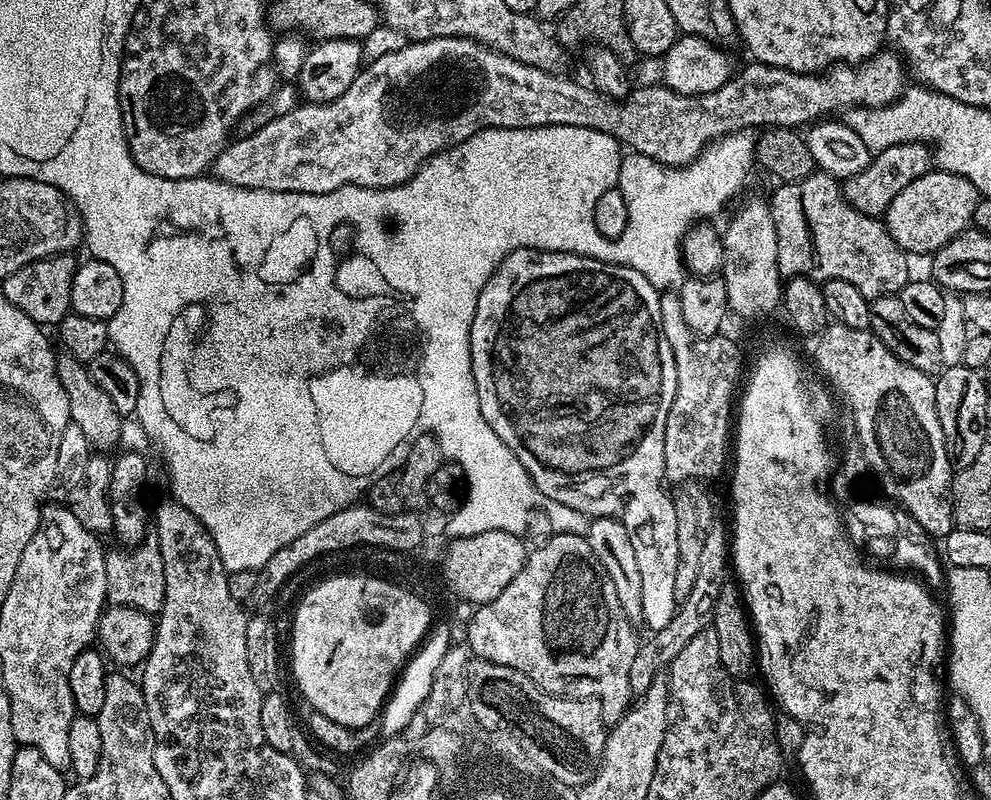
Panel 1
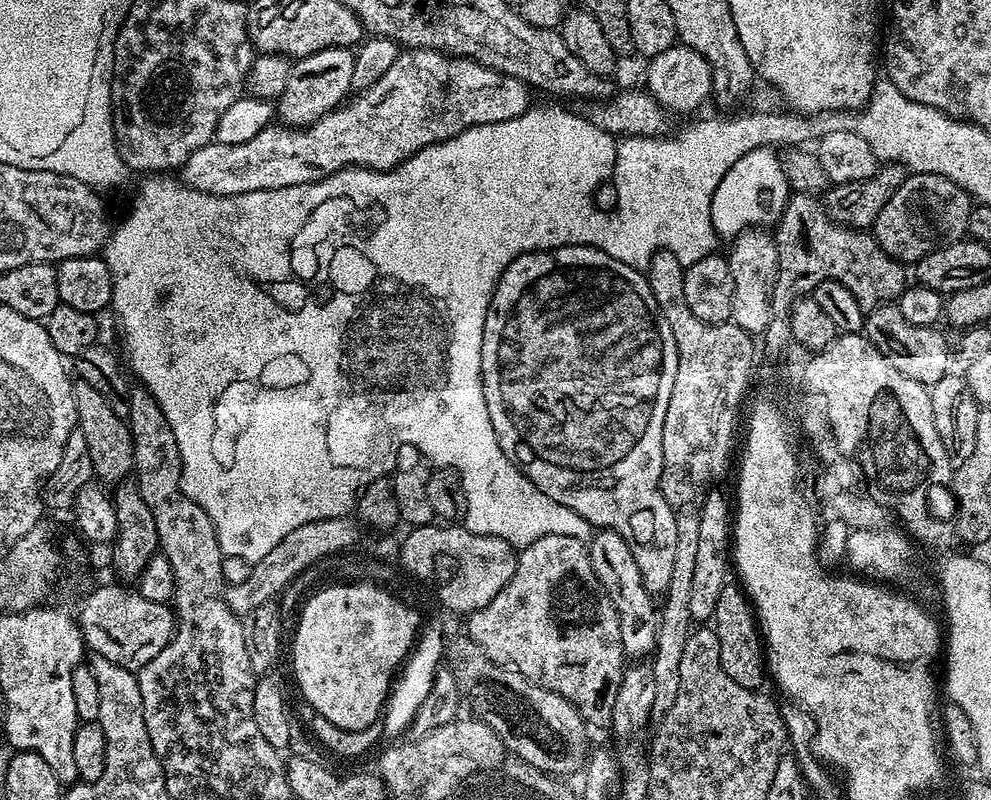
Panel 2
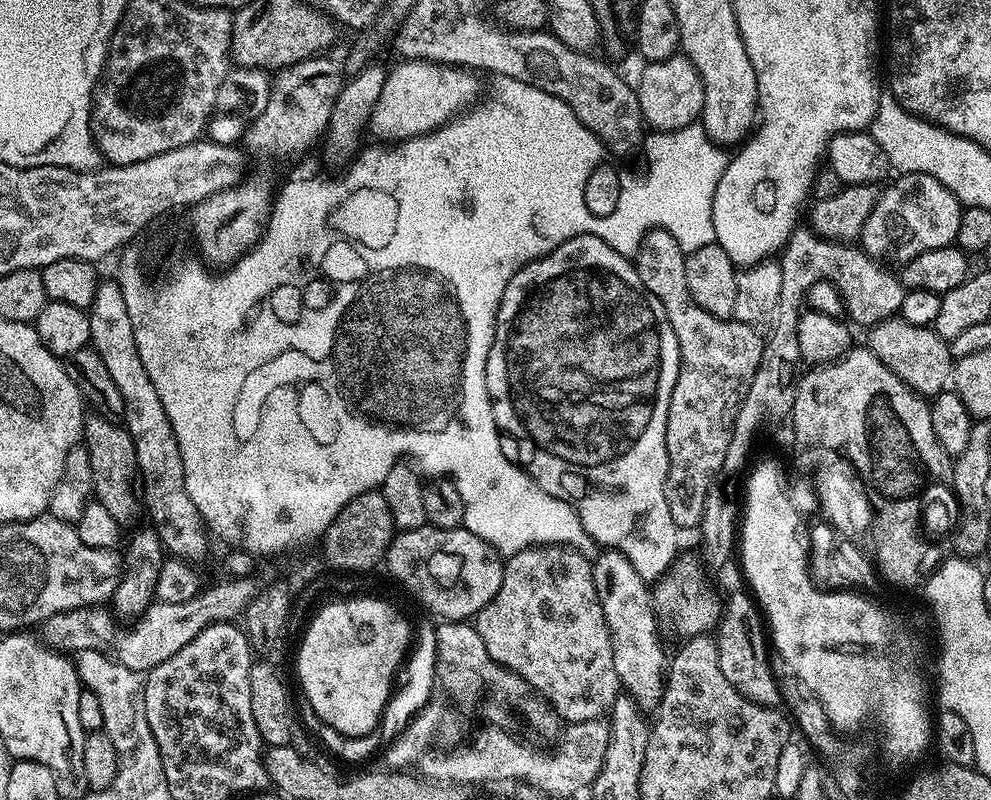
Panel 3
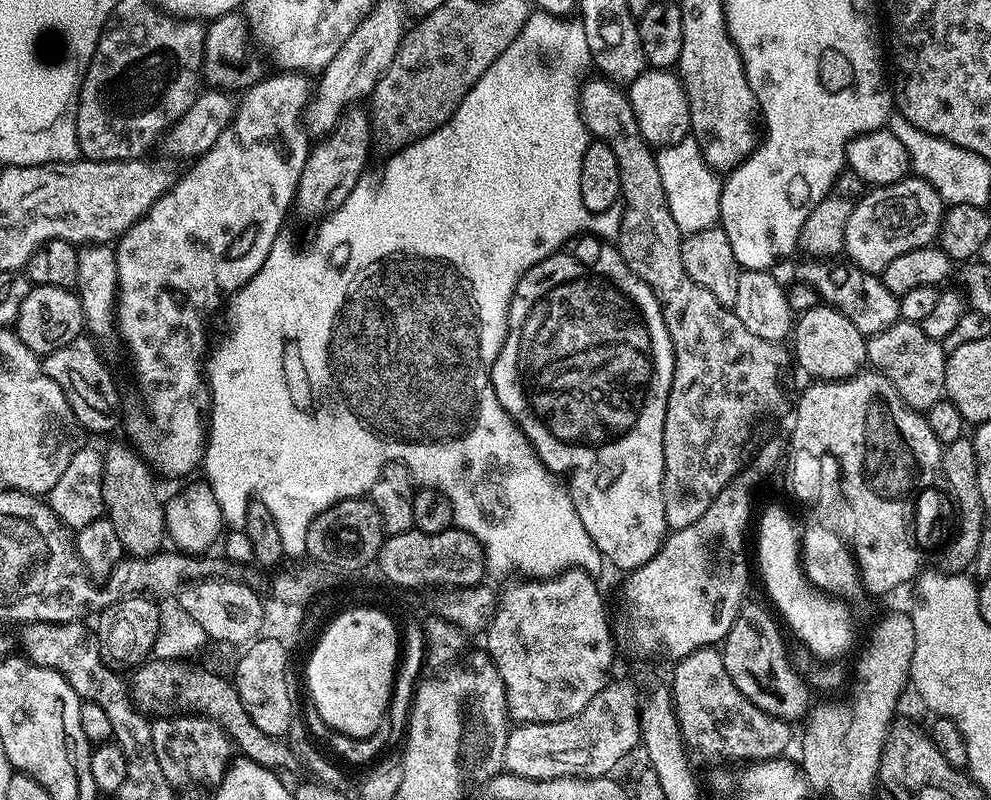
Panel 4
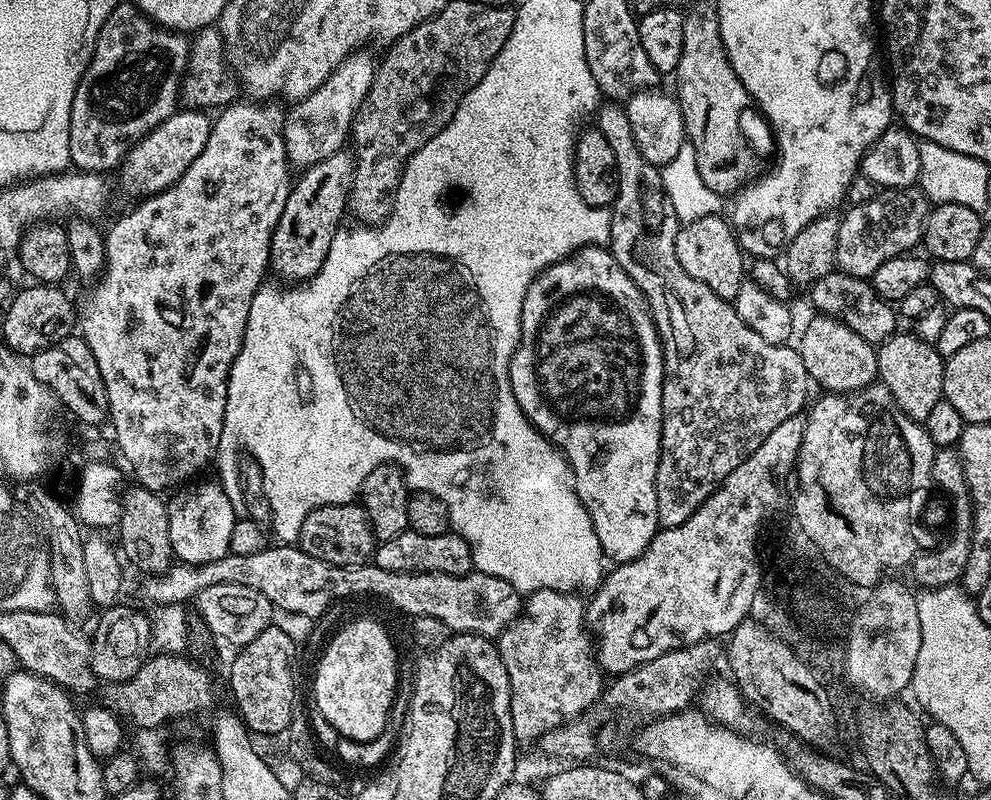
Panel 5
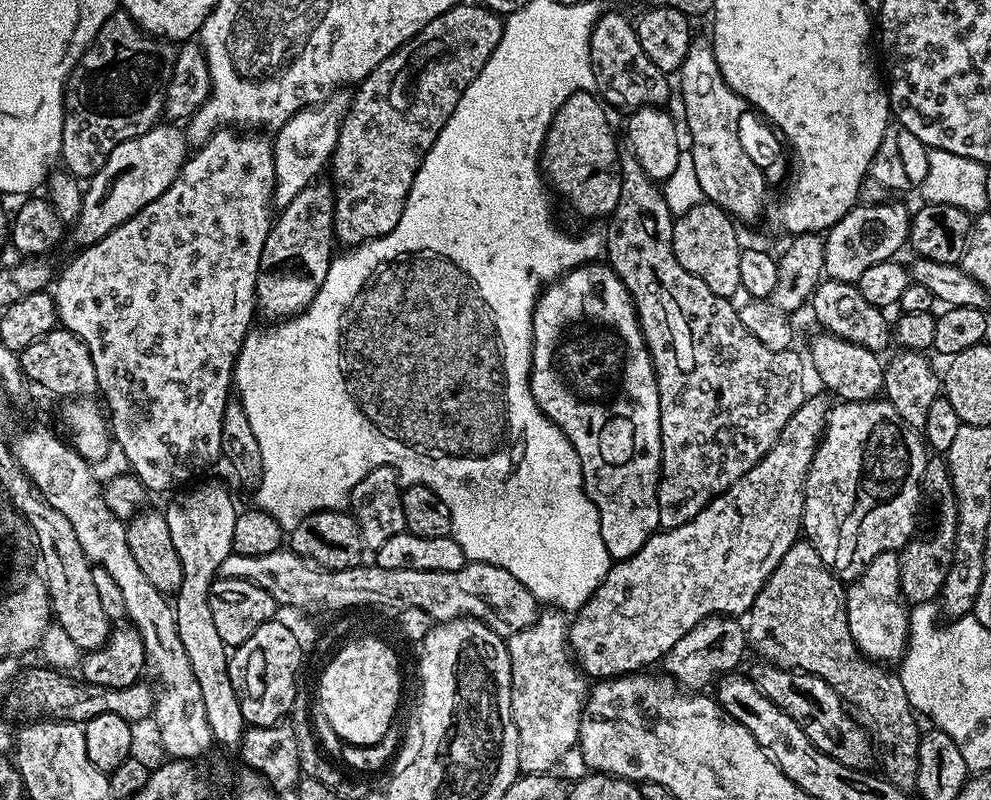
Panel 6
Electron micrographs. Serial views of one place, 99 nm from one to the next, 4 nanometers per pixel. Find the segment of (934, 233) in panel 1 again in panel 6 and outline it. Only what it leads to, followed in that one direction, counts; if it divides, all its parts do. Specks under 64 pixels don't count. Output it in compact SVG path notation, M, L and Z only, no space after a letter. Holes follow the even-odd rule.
M860 204L844 215L824 236L824 276L830 280L841 280L855 284L869 266L886 262L897 255L900 247L908 244L908 232L912 228L910 208L904 204Z

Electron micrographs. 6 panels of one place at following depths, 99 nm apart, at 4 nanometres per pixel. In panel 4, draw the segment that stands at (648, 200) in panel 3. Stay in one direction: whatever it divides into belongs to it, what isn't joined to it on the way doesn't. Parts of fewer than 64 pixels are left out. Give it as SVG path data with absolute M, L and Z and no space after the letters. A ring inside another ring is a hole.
M695 135L689 136L669 148L656 152L658 174L662 176L665 198L670 214L678 222L681 233L687 234L713 227L720 219L720 189L722 180L704 161L704 149L698 146Z

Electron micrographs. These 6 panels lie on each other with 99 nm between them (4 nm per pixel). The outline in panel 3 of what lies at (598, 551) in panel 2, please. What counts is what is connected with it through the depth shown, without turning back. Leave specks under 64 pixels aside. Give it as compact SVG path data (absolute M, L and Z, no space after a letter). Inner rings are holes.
M603 551L593 563L592 577L598 591L599 604L610 634L614 670L621 689L636 701L642 710L657 709L665 686L666 656L658 640L655 605L649 583L641 578L621 552Z

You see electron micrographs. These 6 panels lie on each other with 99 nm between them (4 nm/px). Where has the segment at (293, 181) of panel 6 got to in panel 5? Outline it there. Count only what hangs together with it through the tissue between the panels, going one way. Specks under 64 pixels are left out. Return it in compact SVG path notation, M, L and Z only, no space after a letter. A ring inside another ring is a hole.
M366 50L351 52L339 66L332 71L330 78L318 86L318 90L295 101L287 109L284 118L284 145L288 154L289 165L296 164L300 170L322 162L343 149L349 141L352 131L352 121L356 112L362 106L370 86L374 82L374 74L378 63L377 57L372 57Z

